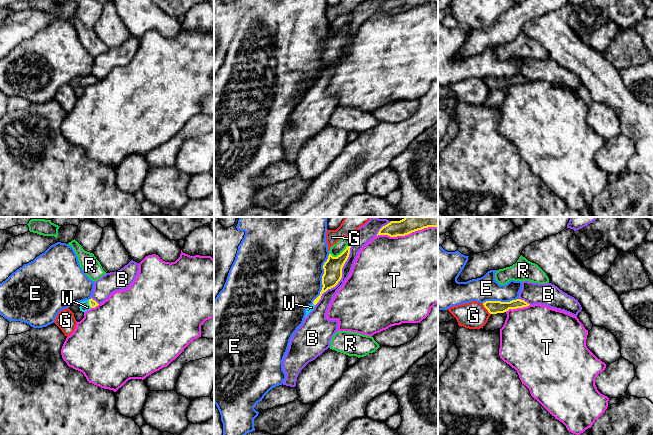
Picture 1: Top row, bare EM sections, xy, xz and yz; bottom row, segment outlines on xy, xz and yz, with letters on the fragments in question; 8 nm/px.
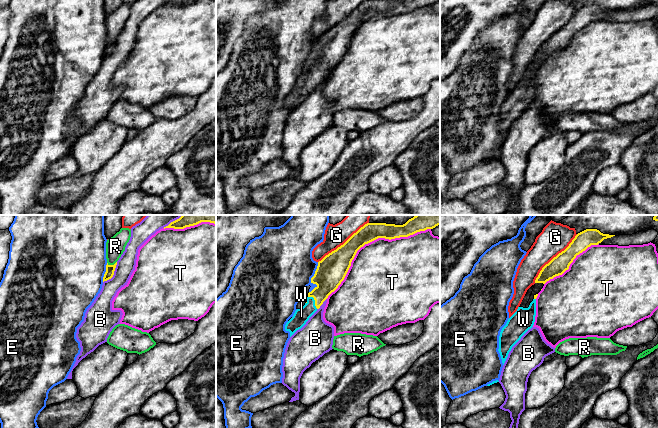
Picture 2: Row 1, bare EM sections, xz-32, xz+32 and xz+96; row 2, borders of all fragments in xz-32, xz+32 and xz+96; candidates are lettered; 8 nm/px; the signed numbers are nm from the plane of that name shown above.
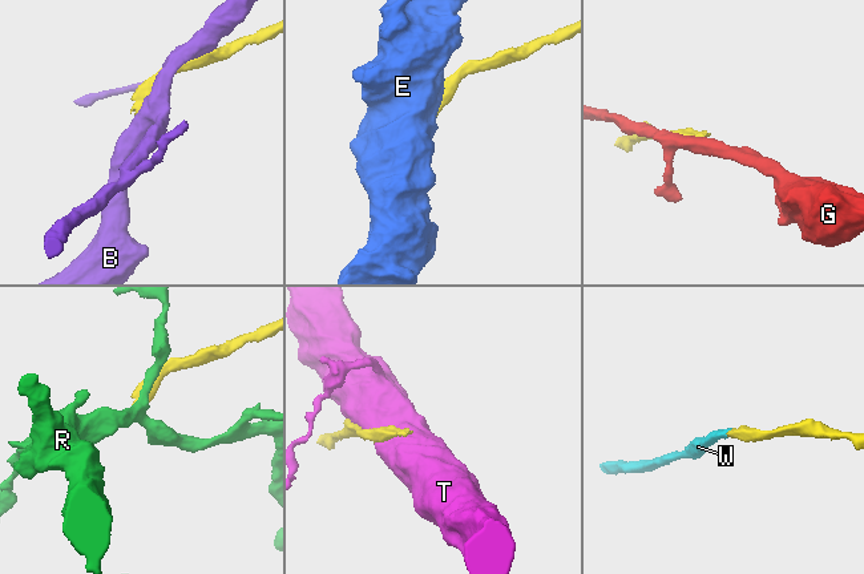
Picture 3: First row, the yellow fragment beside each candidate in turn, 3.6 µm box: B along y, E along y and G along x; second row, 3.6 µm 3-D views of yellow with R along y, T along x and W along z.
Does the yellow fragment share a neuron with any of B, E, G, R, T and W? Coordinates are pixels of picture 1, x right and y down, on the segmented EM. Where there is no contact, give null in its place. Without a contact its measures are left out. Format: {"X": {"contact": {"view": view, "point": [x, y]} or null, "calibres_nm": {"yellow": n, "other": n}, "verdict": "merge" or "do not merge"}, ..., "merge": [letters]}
{"B": {"contact": {"view": "xz", "point": [341, 273]}, "calibres_nm": {"yellow": 150, "other": 90}, "verdict": "do not merge"}, "E": {"contact": {"view": "xz", "point": [322, 279]}, "calibres_nm": {"yellow": 150, "other": 500}, "verdict": "do not merge"}, "G": {"contact": {"view": "yz", "point": [486, 308]}, "calibres_nm": {"yellow": 110, "other": 220}, "verdict": "do not merge"}, "R": {"contact": {"view": "xz", "point": [343, 251]}, "calibres_nm": {"yellow": 150, "other": 90}, "verdict": "do not merge"}, "T": {"contact": {"view": "yz", "point": [517, 307]}, "calibres_nm": {"yellow": 110, "other": 460}, "verdict": "do not merge"}, "W": {"contact": {"view": "xy", "point": [89, 304]}, "calibres_nm": {"yellow": 60, "other": 70}, "verdict": "merge"}, "merge": ["W"]}

